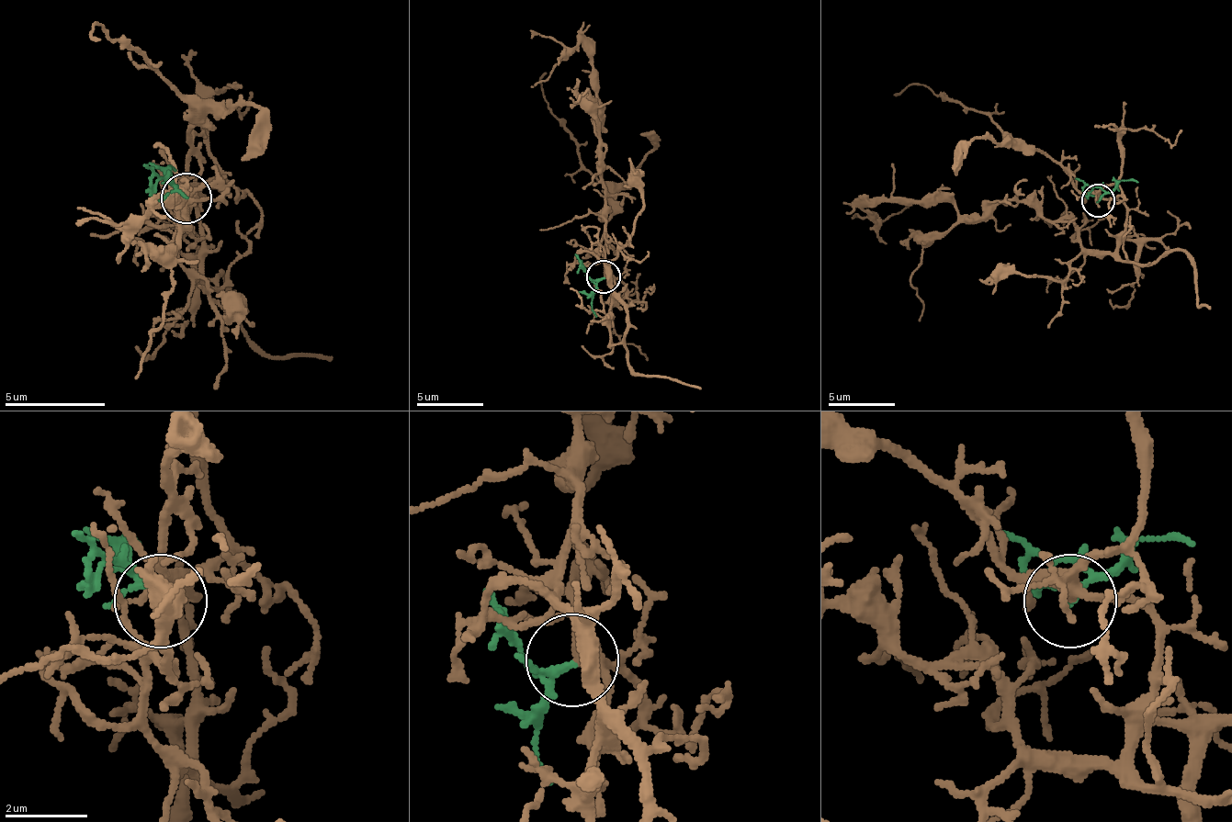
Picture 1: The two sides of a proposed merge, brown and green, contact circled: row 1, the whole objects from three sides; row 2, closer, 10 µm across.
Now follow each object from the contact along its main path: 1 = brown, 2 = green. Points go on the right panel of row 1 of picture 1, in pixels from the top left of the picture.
1: (1097, 201), (1127, 211), (1111, 252), (1020, 201), (869, 211), (882, 221), (909, 208)
2: (1097, 201), (1101, 187), (1074, 177)

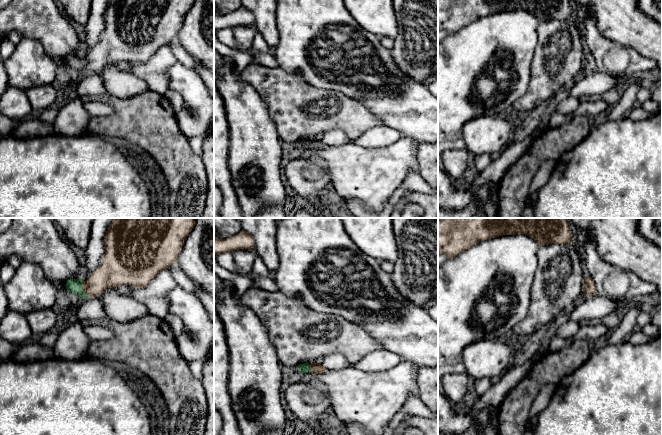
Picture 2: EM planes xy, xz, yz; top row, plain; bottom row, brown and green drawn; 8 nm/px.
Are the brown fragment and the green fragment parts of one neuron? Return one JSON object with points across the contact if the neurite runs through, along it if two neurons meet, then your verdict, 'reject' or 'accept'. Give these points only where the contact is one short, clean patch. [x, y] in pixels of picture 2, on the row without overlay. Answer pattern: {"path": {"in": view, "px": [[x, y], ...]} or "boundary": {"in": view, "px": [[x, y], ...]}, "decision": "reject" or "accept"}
{"path": {"in": "xy", "px": [[109, 49], [92, 63], [83, 65], [73, 61]]}, "decision": "accept"}

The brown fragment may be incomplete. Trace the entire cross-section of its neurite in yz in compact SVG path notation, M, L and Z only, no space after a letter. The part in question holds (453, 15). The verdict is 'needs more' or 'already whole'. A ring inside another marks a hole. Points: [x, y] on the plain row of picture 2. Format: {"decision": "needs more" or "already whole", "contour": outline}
{"decision": "already whole", "contour": "M438 0L438 30L452 34L481 17L515 10L531 13L539 23L552 19L574 19L569 0Z"}

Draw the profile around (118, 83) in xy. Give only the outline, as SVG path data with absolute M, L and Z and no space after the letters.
M108 63L100 71L107 94L124 99L148 90L147 83L140 77L118 69L114 63Z

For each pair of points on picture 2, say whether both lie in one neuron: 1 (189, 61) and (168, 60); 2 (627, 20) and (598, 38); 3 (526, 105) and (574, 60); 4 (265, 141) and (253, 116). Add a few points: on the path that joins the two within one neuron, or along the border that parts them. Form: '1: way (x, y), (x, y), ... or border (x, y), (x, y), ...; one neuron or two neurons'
1: border (167, 45), (177, 61); two neurons
2: border (590, 15), (595, 21), (597, 29), (616, 44); two neurons
3: way (538, 93), (562, 71); one neuron
4: way (259, 135), (253, 129), (253, 122); one neuron

